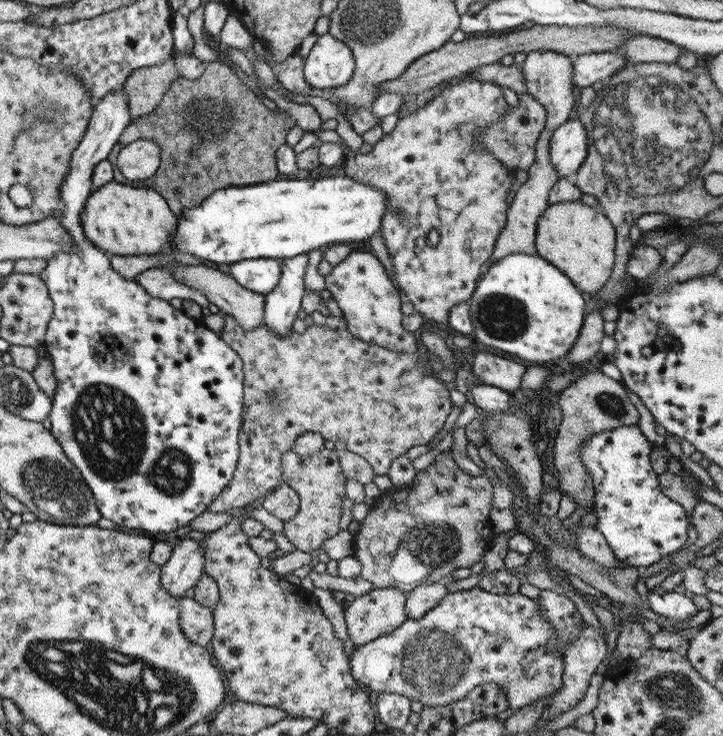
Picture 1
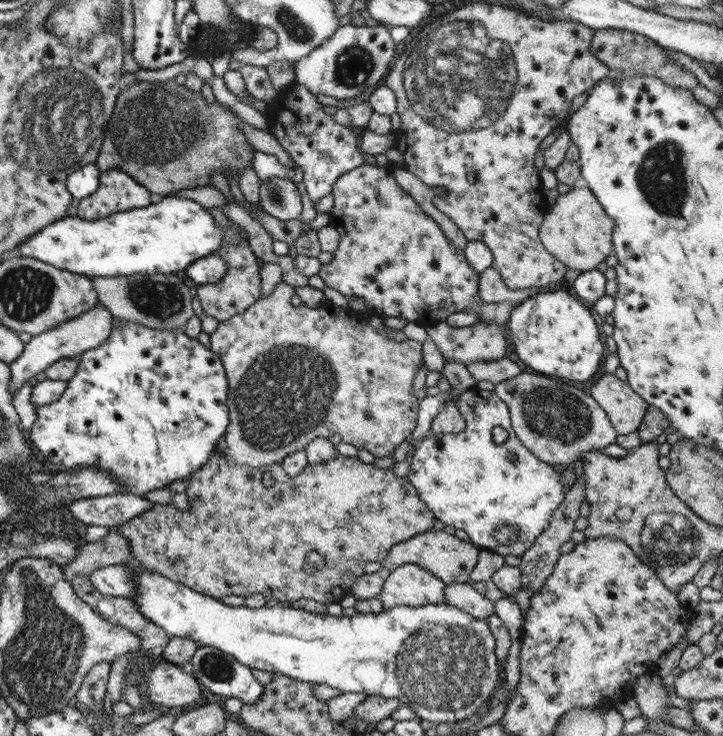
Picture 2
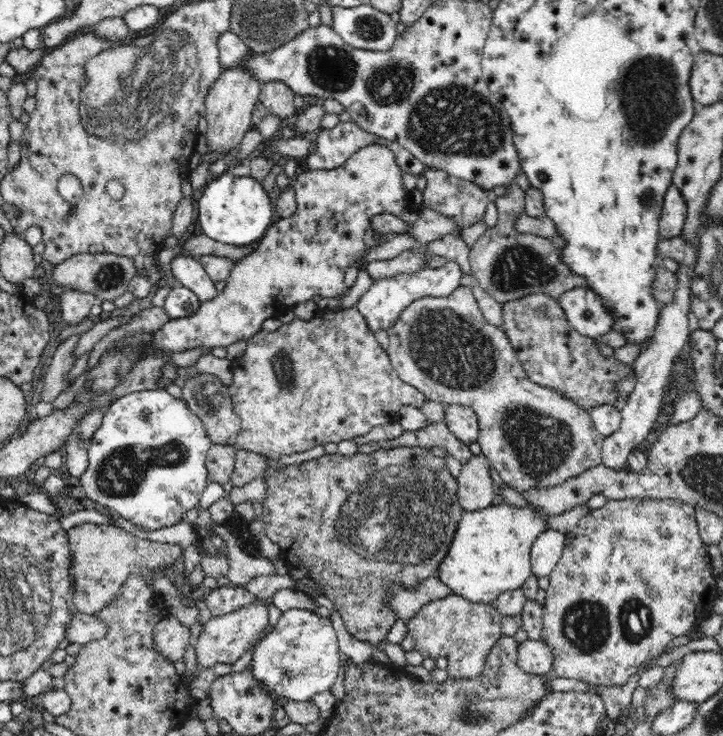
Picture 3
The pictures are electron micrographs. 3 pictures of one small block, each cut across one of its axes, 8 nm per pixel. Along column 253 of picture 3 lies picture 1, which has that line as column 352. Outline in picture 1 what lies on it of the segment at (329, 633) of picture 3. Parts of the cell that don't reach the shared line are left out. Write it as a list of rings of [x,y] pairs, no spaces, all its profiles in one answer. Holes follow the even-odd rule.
[[[478,586],[445,593],[441,602],[421,618],[405,619],[393,632],[379,636],[363,646],[353,646],[349,656],[349,674],[358,684],[380,693],[399,693],[422,705],[446,705],[463,700],[471,689],[493,682],[503,688],[505,702],[514,711],[539,698],[559,692],[563,676],[564,653],[555,649],[557,633],[547,617],[541,615],[537,599],[523,594],[492,594]]]

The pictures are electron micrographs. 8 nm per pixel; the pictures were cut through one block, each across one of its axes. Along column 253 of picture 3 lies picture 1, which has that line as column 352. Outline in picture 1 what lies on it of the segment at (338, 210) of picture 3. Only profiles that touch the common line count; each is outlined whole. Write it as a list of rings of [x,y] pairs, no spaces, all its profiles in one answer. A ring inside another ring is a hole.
[[[353,245],[351,252],[324,278],[324,286],[335,300],[343,319],[343,328],[350,336],[393,352],[409,354],[417,351],[416,334],[406,332],[401,327],[401,298],[383,266],[371,252]]]

